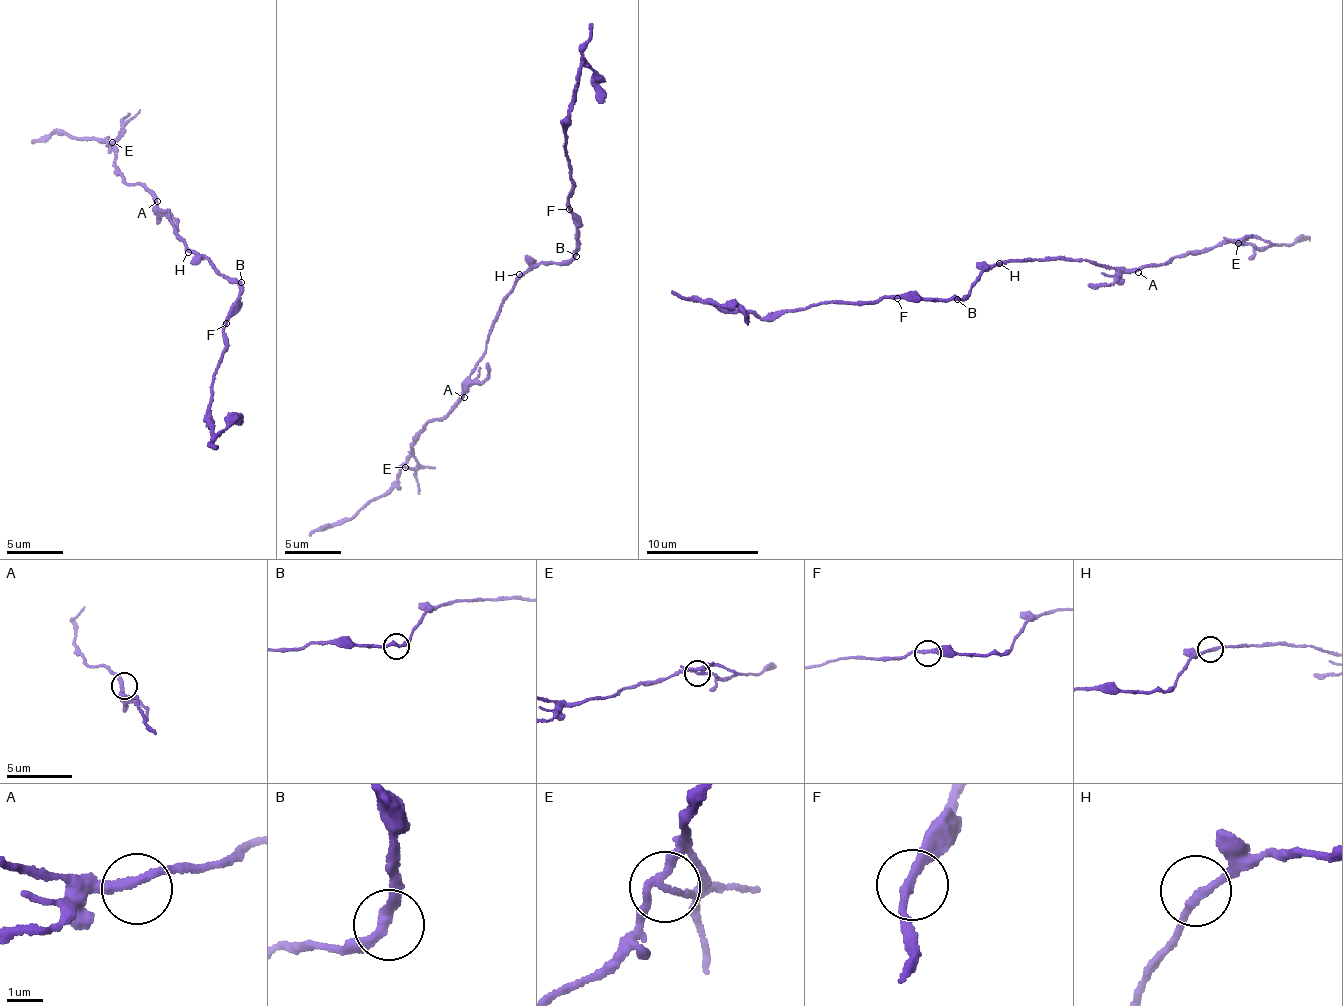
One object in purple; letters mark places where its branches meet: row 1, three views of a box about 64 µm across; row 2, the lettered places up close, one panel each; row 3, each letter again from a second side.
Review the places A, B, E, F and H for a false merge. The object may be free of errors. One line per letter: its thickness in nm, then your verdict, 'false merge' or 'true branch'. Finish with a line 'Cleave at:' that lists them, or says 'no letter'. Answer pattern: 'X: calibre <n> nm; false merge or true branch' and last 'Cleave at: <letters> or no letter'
A: calibre 260 nm; true branch
B: calibre 240 nm; true branch
E: calibre 170 nm; false merge
F: calibre 240 nm; true branch
H: calibre 200 nm; true branch
Cleave at: E

